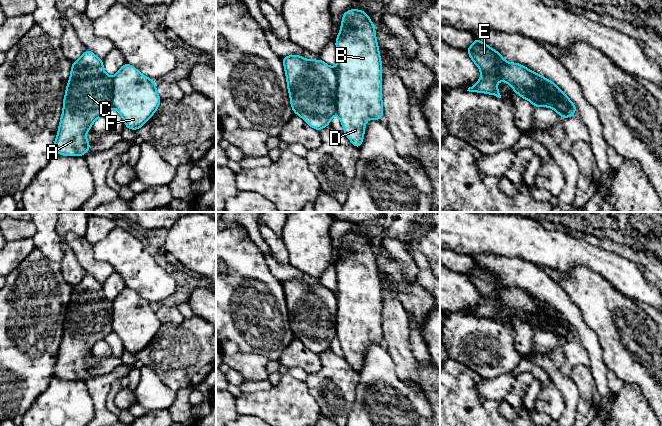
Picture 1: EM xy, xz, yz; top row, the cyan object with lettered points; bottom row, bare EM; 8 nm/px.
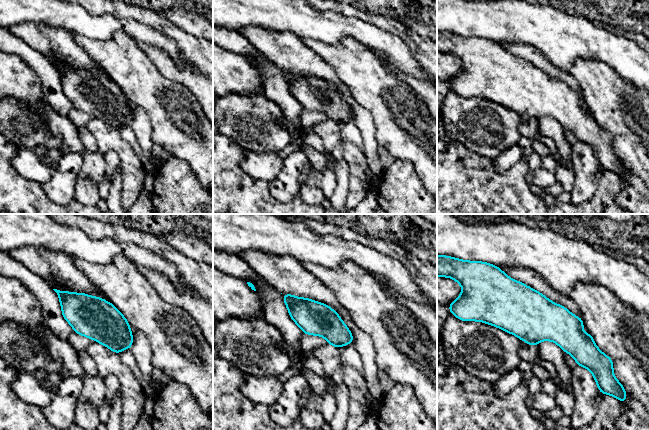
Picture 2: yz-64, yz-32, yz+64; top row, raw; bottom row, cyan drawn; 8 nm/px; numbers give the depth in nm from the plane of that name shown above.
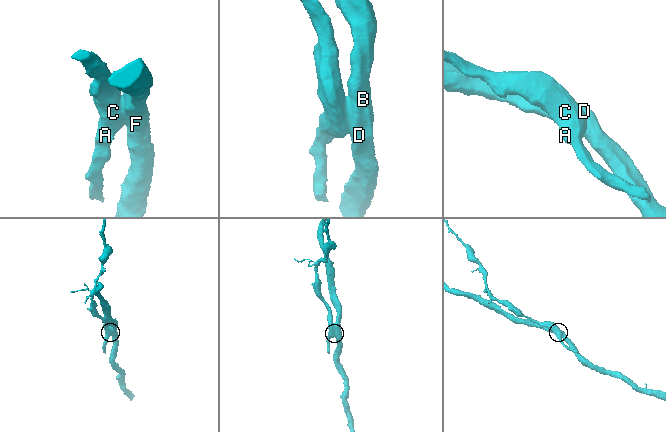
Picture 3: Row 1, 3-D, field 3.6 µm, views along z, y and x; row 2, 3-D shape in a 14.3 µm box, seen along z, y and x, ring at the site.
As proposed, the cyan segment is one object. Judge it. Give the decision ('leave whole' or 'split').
split

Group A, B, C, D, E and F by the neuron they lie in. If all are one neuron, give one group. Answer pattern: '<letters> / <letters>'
A C / B D E F

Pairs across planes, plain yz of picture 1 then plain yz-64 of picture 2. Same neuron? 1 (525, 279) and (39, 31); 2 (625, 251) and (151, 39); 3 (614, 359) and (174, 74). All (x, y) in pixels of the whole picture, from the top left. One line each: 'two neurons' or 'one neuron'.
1: one neuron
2: two neurons
3: two neurons

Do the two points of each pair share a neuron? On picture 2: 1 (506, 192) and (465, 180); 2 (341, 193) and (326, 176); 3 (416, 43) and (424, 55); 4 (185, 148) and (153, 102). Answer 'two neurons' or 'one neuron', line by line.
1: one neuron
2: two neurons
3: one neuron
4: one neuron

